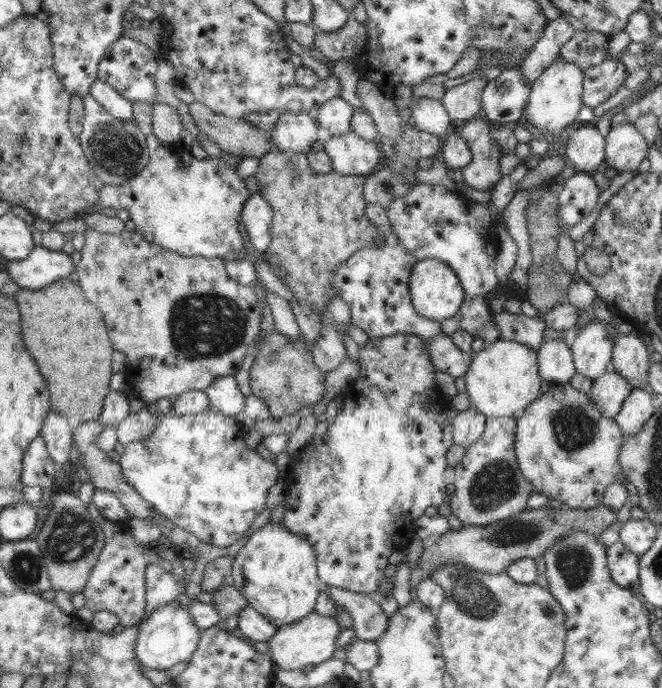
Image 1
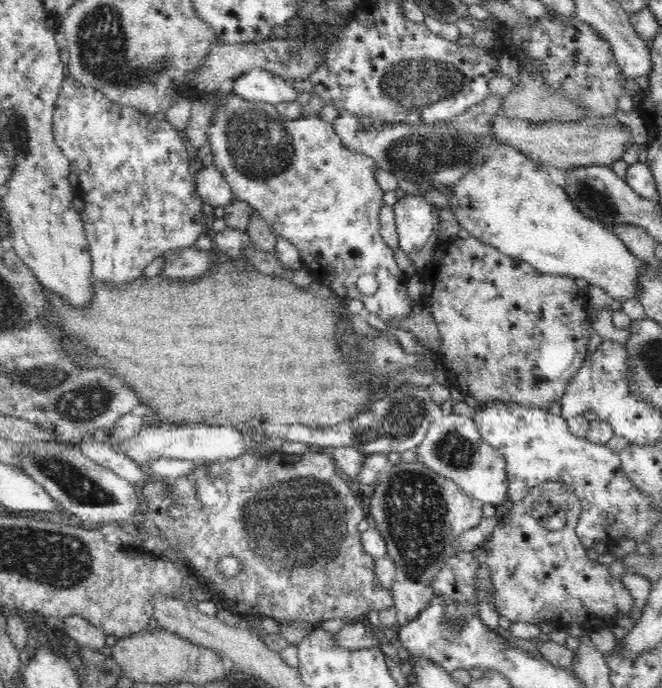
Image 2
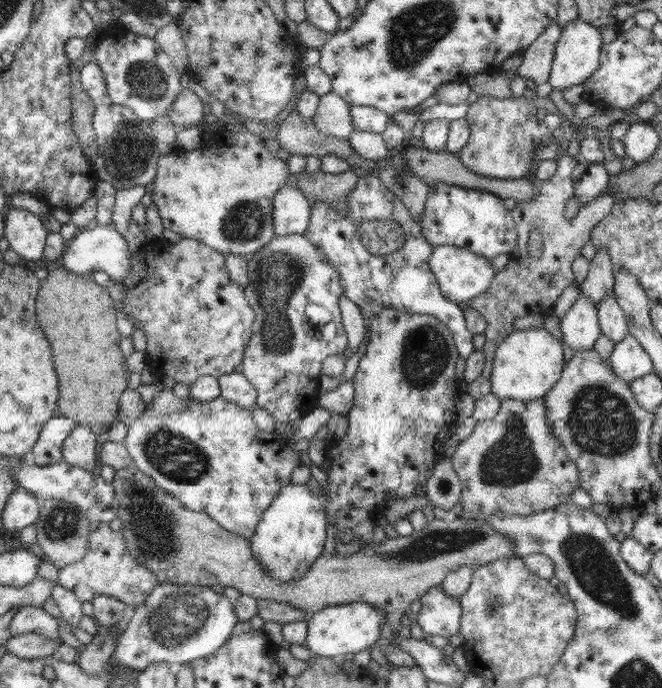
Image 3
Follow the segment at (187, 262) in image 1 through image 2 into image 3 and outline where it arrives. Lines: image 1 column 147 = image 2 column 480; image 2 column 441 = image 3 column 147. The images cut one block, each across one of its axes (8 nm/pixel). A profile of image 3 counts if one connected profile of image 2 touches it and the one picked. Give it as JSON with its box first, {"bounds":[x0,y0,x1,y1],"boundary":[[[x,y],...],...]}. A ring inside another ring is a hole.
{"bounds":[114,238,255,386],"boundary":[[[183,238],[176,244],[169,242],[150,242],[137,252],[130,253],[132,253],[132,256],[130,256],[132,257],[132,270],[130,270],[130,274],[128,274],[122,282],[120,282],[120,280],[114,280],[115,282],[121,283],[124,287],[122,307],[116,308],[116,310],[126,313],[129,320],[133,322],[134,328],[136,328],[136,324],[138,324],[139,328],[144,330],[147,337],[147,347],[145,350],[147,358],[144,360],[144,364],[149,366],[150,372],[155,375],[156,380],[165,380],[167,376],[170,376],[170,378],[174,378],[176,382],[190,386],[201,376],[210,375],[218,378],[219,376],[230,374],[234,371],[235,367],[242,362],[244,349],[246,349],[249,338],[252,336],[255,312],[246,300],[244,287],[240,287],[230,280],[224,264],[225,255],[212,249],[212,247],[206,246],[204,242],[198,242],[190,238]]]}

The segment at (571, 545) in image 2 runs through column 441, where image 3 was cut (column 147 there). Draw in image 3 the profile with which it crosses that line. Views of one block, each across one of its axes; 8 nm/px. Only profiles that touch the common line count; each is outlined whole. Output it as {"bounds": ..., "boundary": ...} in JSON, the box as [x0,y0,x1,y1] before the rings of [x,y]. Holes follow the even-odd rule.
{"bounds":[57,522,158,608],"boundary":[[[94,522],[90,524],[90,538],[88,539],[88,542],[89,550],[84,555],[84,558],[60,569],[57,583],[74,593],[74,595],[76,595],[76,597],[78,597],[82,602],[85,600],[91,601],[97,596],[104,595],[118,598],[124,601],[126,606],[131,606],[131,608],[136,608],[138,605],[144,603],[150,592],[152,592],[152,590],[158,585],[158,582],[156,581],[156,578],[145,568],[146,566],[138,564],[138,562],[130,556],[126,542],[124,542],[122,532],[120,530],[113,529],[108,523]]]}

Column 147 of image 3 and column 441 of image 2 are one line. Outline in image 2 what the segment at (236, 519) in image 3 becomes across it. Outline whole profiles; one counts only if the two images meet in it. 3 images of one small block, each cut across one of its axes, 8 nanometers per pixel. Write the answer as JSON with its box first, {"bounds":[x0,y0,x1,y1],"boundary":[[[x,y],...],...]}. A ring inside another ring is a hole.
{"bounds":[416,412,509,507],"boundary":[[[452,412],[430,424],[424,441],[416,448],[419,463],[450,478],[469,498],[495,507],[502,505],[509,490],[506,460],[478,433],[473,417]]]}

